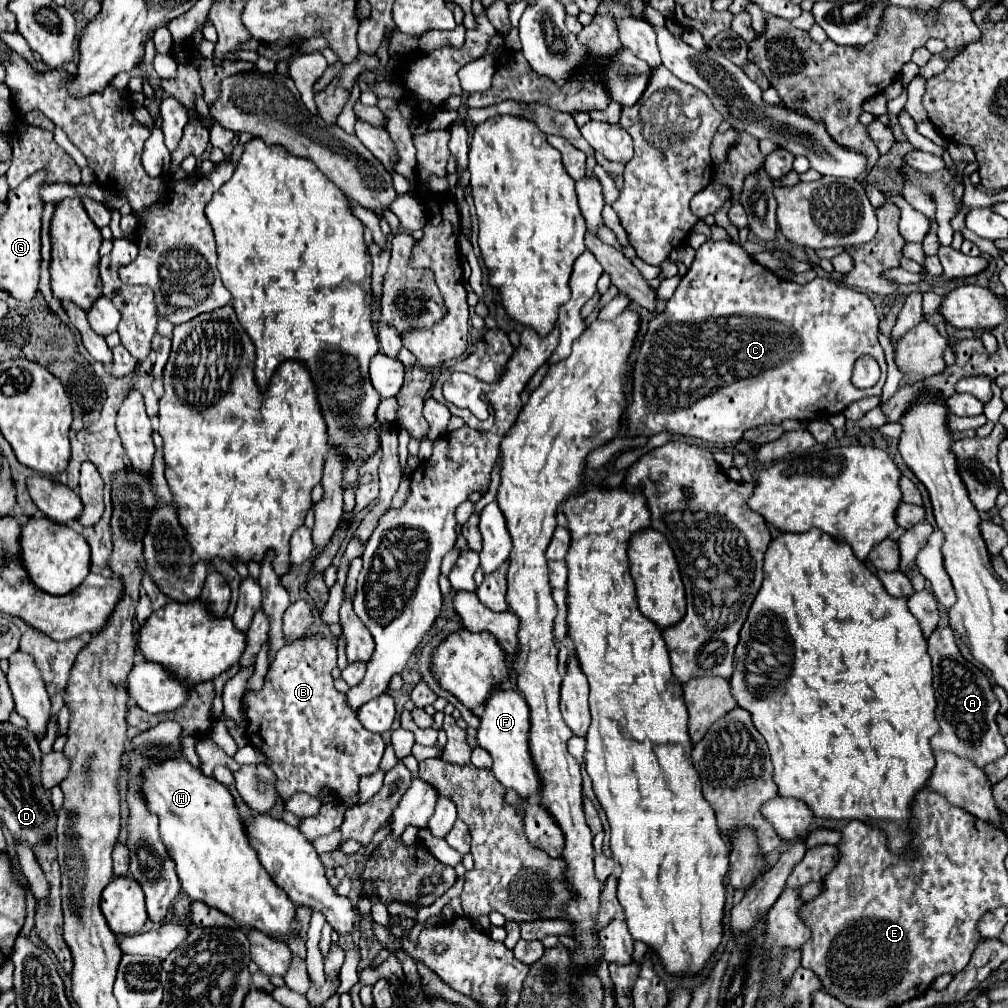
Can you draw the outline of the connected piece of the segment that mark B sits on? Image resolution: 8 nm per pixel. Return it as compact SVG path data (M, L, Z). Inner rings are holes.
M307 635L291 645L285 645L275 655L269 673L265 677L265 685L261 691L245 691L243 705L247 713L247 737L249 743L265 757L265 765L275 773L277 783L275 789L279 797L289 801L295 793L307 793L311 797L321 797L323 789L331 789L339 799L353 797L359 791L359 779L363 775L373 775L379 769L385 741L381 735L367 731L357 719L347 703L343 701L343 693L333 687L331 671L337 665L337 649L335 645L321 635Z

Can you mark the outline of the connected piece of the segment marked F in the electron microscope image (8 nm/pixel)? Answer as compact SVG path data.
M495 689L485 703L485 713L481 715L481 727L477 729L477 741L493 757L493 773L507 789L515 789L519 795L541 793L541 777L535 769L529 751L529 705L527 701L511 689Z

